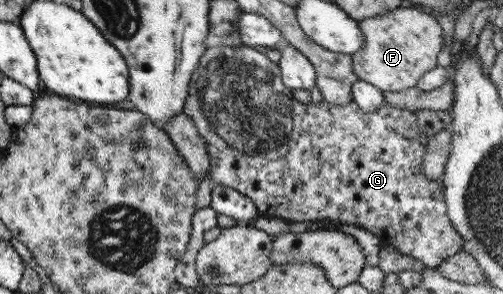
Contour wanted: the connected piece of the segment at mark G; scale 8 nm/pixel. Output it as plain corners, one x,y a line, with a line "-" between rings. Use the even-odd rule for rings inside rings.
243,45
237,48
216,46
216,48
205,49
195,70
192,72
187,91
188,96
185,98
182,111
188,116
187,118
190,118
198,135
203,138
206,144
205,148
209,154
209,165
211,166
210,184
212,184
212,188
227,186
246,195
254,203
254,207
256,207
256,211
260,216
276,216
288,223
328,219
333,224
339,222
346,225
353,224
364,228
370,234
374,234
379,239
381,247
393,246
400,254
412,256
412,258
425,265
427,269
435,269
445,258
452,256
461,249
463,240
456,230
451,228
440,182
432,180
430,183
422,172
422,157
426,146
418,141
420,134
415,126
414,114
410,111
392,107
386,101
383,101
372,112
360,110
354,101
350,101
344,106
328,104
323,100
318,104
312,102
302,104
295,100
290,89
282,84
277,64
266,58
264,50
244,47

